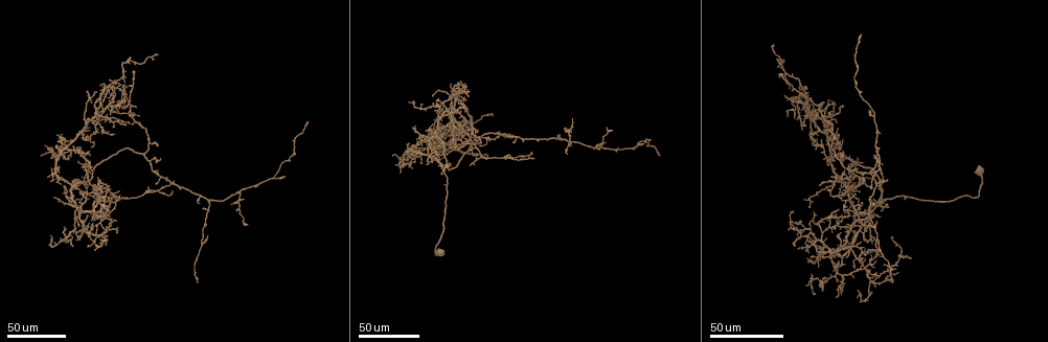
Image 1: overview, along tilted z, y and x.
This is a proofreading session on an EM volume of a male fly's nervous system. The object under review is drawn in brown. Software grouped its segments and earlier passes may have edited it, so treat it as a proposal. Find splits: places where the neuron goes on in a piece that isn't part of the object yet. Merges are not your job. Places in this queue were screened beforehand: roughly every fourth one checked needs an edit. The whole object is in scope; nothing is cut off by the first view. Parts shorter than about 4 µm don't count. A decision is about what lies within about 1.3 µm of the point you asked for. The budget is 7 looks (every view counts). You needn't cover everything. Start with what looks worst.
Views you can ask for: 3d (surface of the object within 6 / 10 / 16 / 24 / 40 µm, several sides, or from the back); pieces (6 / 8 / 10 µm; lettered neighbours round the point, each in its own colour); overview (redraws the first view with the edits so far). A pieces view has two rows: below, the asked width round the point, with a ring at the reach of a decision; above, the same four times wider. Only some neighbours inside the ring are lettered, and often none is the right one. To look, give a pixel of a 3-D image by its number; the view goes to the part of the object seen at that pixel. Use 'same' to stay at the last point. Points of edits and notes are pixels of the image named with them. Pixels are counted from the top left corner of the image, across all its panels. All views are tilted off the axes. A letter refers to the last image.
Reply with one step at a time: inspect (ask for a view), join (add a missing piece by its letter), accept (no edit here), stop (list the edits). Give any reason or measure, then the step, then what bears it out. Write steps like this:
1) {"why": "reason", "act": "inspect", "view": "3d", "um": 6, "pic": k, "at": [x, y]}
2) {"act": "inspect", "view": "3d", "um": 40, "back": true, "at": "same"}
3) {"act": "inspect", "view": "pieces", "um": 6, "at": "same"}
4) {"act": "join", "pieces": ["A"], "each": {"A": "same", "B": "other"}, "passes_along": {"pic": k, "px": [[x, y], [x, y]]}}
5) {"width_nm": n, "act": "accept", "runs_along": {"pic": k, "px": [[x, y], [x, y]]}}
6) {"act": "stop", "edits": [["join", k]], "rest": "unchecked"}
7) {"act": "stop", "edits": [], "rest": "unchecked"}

{"why": "branch stops here", "act": "inspect", "view": "3d", "um": 40, "pic": 1, "at": [840, 142]}

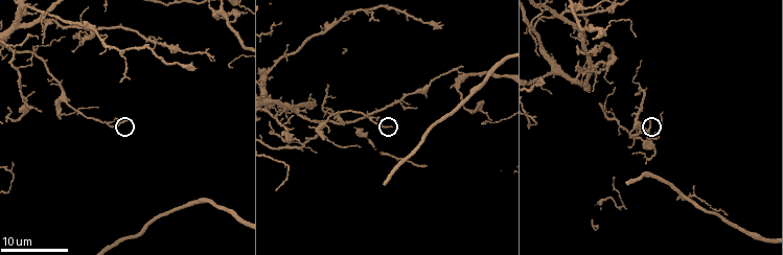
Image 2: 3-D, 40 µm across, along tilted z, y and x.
{"why": "see the neighbours", "act": "inspect", "view": "pieces", "um": 6, "pic": 2, "at": [391, 128]}

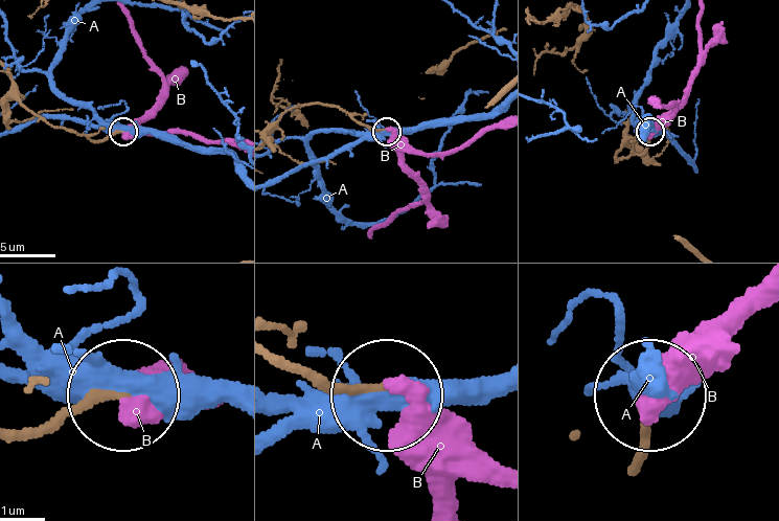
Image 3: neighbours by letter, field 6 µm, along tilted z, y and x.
{"act": "accept", "each": {"A": "other", "B": "other"}, "runs_along": {"pic": 3, "px": [[17, 429], [123, 394]]}, "found": "no lettered piece goes on from it"}

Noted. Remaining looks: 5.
{"why": "thin end", "act": "inspect", "view": "3d", "um": 40, "pic": 1, "at": [476, 130]}

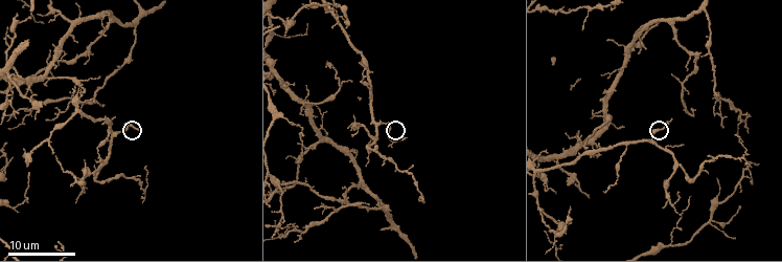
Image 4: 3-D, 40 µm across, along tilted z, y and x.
{"act": "inspect", "view": "pieces", "um": 8, "pic": 4, "at": [666, 126]}

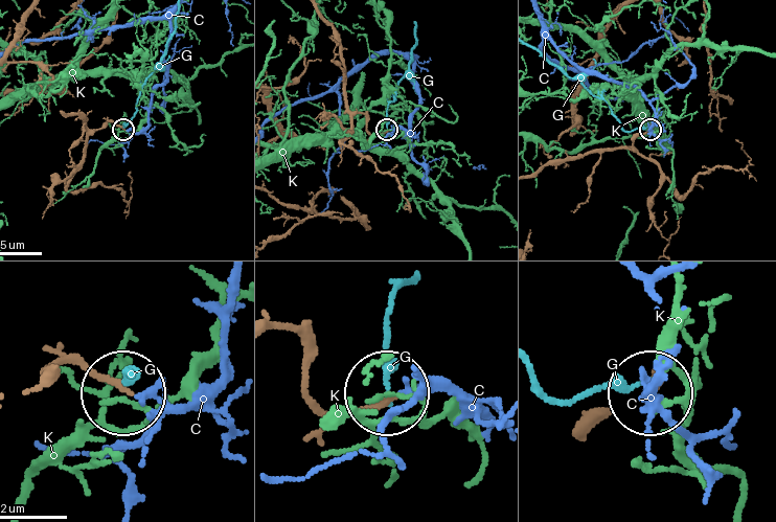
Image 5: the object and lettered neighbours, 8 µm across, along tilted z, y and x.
{"act": "accept", "each": {"C": "other", "G": "other", "K": "other"}, "found": "none of them fits"}

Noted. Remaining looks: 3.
{"why": "an open end", "act": "inspect", "view": "3d", "um": 16, "pic": 2, "at": [597, 227]}

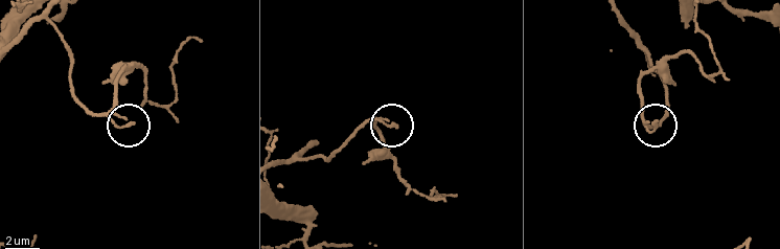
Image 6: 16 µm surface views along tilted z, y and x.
{"act": "inspect", "view": "pieces", "um": 10, "pic": 6, "at": [653, 121]}

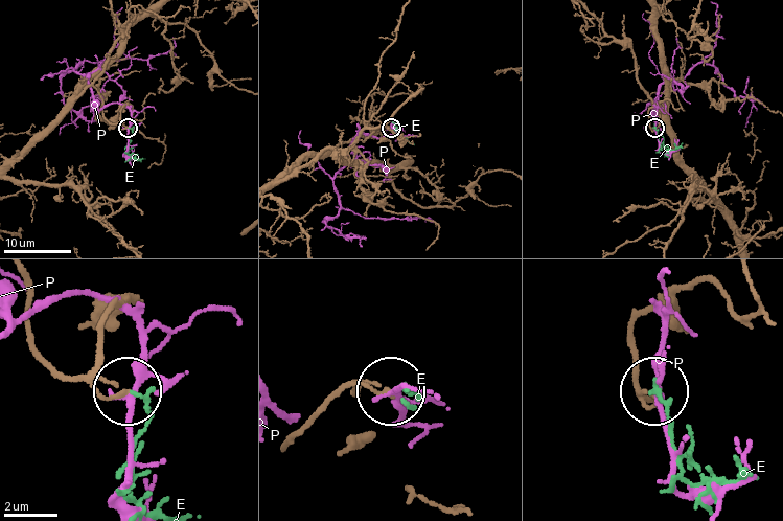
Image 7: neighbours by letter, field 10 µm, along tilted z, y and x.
{"act": "accept", "each": {"E": "other", "P": "other"}, "found": "no lettered piece goes on from it"}

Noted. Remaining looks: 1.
{"act": "stop", "edits": [], "rest": "unchecked"}

